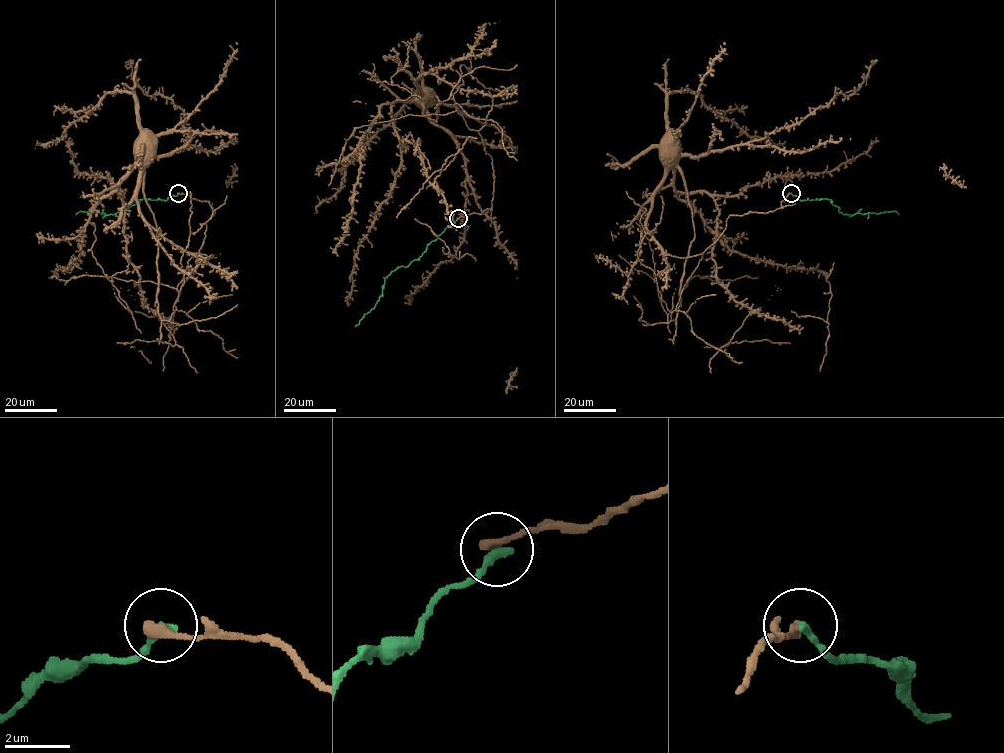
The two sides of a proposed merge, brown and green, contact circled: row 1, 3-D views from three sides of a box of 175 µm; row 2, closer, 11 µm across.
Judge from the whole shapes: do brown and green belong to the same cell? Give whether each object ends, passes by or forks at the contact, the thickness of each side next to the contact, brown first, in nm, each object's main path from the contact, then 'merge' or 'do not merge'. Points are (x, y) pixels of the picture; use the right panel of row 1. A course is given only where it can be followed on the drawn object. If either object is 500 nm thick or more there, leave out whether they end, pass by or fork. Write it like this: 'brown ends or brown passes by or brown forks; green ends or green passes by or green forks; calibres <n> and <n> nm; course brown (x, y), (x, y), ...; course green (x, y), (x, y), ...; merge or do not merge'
brown ends; green ends; calibres 340 and 280 nm; course brown (791, 193), (773, 211), (730, 215), (684, 286), (672, 320), (694, 227), (677, 164), (678, 145), (670, 135); course green (791, 193), (801, 200), (830, 199), (844, 214), (895, 211), (898, 214); do not merge

